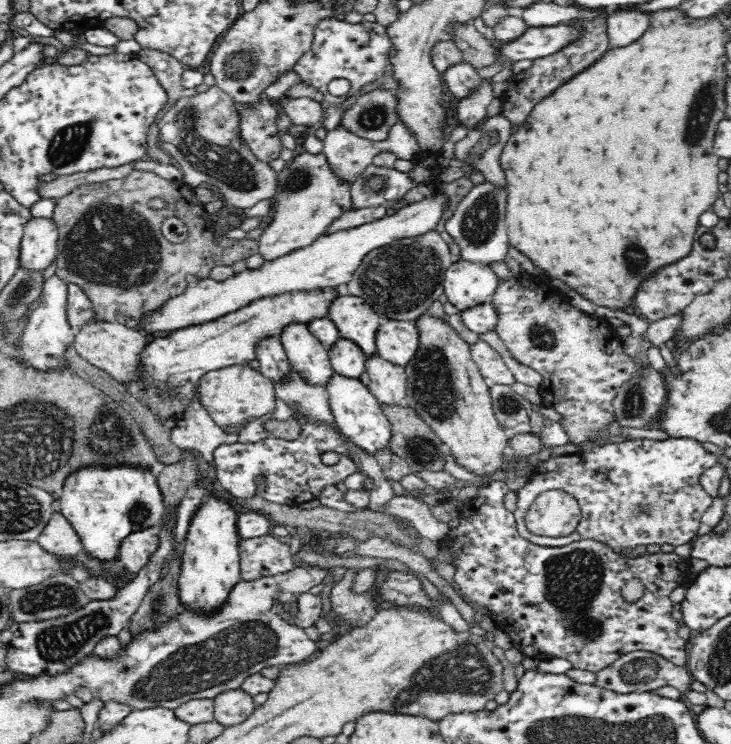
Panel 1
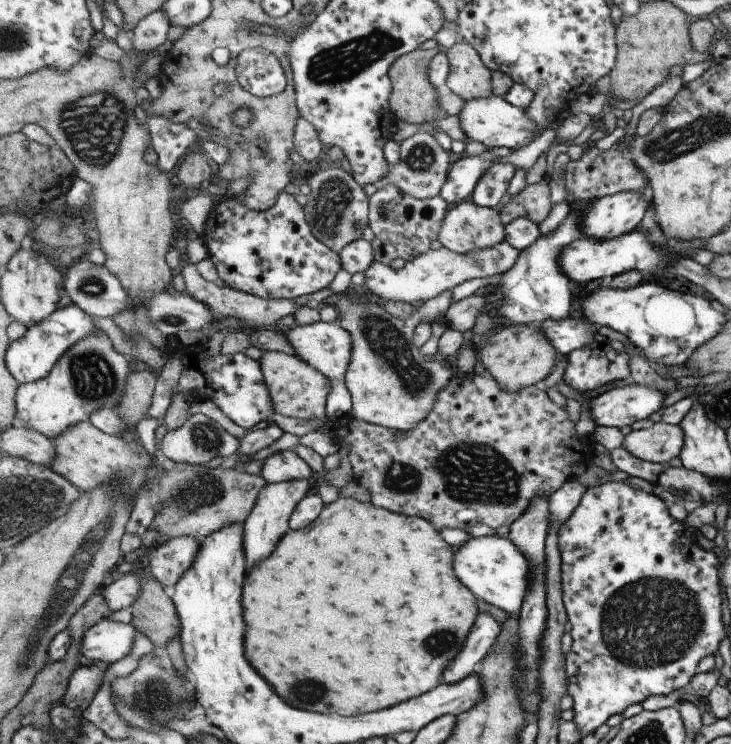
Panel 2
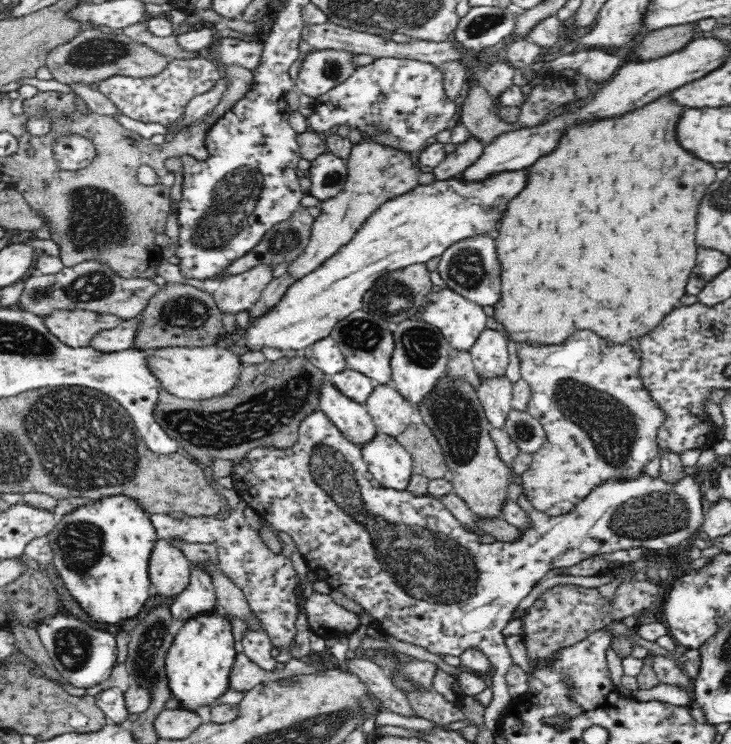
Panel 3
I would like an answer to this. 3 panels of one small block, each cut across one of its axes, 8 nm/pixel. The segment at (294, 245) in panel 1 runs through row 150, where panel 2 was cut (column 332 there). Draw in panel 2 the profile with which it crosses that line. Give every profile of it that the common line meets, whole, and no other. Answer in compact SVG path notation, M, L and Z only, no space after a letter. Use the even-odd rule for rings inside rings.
M359 289L355 296L342 293L329 301L340 314L340 321L335 324L341 325L352 336L352 359L346 372L346 386L352 399L352 416L376 425L410 432L430 413L439 391L442 391L454 376L453 370L448 365L431 360L427 356L421 356L419 348L413 344L413 332L421 322L429 322L448 312L454 303L454 289L442 292L439 296L428 300L408 319L393 316L385 304L381 306L377 302L368 301L367 293L363 289Z

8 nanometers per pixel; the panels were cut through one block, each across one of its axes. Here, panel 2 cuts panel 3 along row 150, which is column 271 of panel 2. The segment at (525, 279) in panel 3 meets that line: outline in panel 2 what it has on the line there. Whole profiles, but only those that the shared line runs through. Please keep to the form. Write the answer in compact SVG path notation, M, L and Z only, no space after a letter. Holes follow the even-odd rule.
M339 497L335 502L324 506L323 512L305 528L290 529L283 540L273 551L273 556L260 560L255 568L247 574L247 584L243 592L243 608L247 620L247 660L257 668L257 672L267 678L283 696L283 700L293 702L295 708L321 712L321 714L367 714L383 708L391 708L405 703L412 698L421 696L441 684L443 672L463 648L475 618L477 618L477 600L475 593L463 586L463 581L455 576L453 562L456 550L446 540L442 533L428 520L420 516L400 515L386 508L379 508L372 502L359 502L353 497Z

